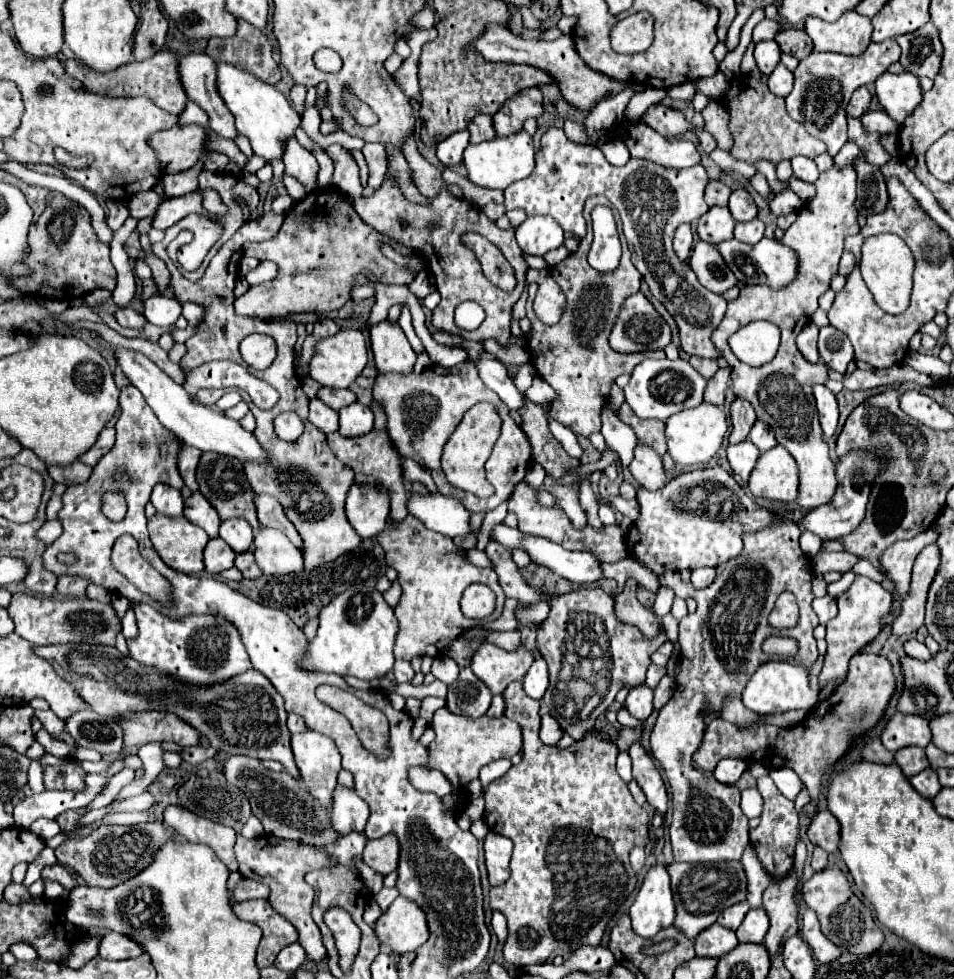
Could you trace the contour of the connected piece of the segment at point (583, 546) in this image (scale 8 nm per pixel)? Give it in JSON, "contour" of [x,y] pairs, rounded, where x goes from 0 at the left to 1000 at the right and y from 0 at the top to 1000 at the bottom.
{"contour":[[[544,492],[538,507],[536,507],[536,511],[531,511],[534,523],[542,525],[542,529],[544,529],[544,541],[548,541],[552,545],[559,545],[559,547],[573,550],[573,552],[578,552],[582,556],[588,556],[594,562],[619,564],[626,570],[630,570],[630,574],[649,574],[649,572],[659,568],[656,546],[649,537],[634,537],[631,541],[615,537],[611,541],[603,541],[601,535],[596,533],[596,529],[592,527],[592,523],[588,523],[584,519],[565,519],[561,515],[561,505],[563,505],[563,501],[555,498],[550,492]]]}

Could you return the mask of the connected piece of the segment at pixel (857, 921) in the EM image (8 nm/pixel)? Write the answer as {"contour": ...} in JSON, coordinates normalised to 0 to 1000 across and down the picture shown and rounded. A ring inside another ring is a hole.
{"contour":[[[867,885],[865,889],[854,891],[842,903],[840,913],[842,913],[846,927],[850,927],[856,934],[863,954],[873,964],[877,964],[882,970],[888,970],[888,972],[894,972],[894,974],[911,974],[911,972],[926,966],[928,956],[921,950],[921,946],[917,944],[913,930],[894,913],[886,893],[877,885]]]}

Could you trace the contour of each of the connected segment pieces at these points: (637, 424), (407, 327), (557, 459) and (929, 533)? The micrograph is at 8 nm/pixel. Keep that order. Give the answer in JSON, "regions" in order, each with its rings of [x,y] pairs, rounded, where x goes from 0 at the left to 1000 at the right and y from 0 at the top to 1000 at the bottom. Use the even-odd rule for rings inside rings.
{"regions":[[[[653,411],[653,415],[647,419],[647,425],[659,433],[666,443],[668,443],[668,451],[670,454],[678,454],[682,456],[691,466],[695,466],[699,462],[699,451],[697,451],[697,431],[693,429],[672,429],[664,423],[664,419],[659,417],[657,411]]],[[[422,311],[422,319],[420,319],[420,323],[418,323],[418,327],[416,327],[416,331],[422,335],[422,339],[425,339],[425,343],[427,343],[427,347],[429,347],[431,353],[433,353],[433,358],[439,362],[439,360],[443,360],[443,351],[441,351],[441,347],[437,345],[437,341],[435,341],[435,337],[433,337],[433,333],[431,333],[431,321],[429,321],[429,315]]],[[[552,409],[550,417],[546,419],[548,441],[557,449],[559,472],[567,474],[578,488],[588,488],[590,484],[596,482],[596,476],[607,474],[607,470],[596,468],[588,454],[580,447],[580,443],[573,437],[571,421],[573,419],[567,413],[559,413]]],[[[975,538],[963,547],[955,552],[944,552],[938,554],[928,562],[928,566],[921,568],[921,576],[926,580],[926,588],[938,597],[936,609],[942,613],[949,613],[953,607],[953,597],[955,597],[955,578],[968,558],[979,555],[983,550],[983,544],[979,538]]]]}

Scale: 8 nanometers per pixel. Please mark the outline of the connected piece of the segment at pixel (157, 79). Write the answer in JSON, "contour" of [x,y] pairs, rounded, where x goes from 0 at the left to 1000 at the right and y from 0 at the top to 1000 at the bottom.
{"contour":[[[171,49],[165,53],[160,59],[154,59],[152,63],[135,63],[131,67],[125,67],[116,74],[102,74],[89,67],[85,61],[70,61],[68,72],[72,78],[85,82],[95,94],[100,96],[112,96],[112,98],[127,98],[127,100],[137,100],[137,98],[156,98],[165,108],[179,116],[190,116],[194,112],[194,106],[198,104],[196,94],[190,86],[188,80],[188,57],[181,55],[179,51]]]}

